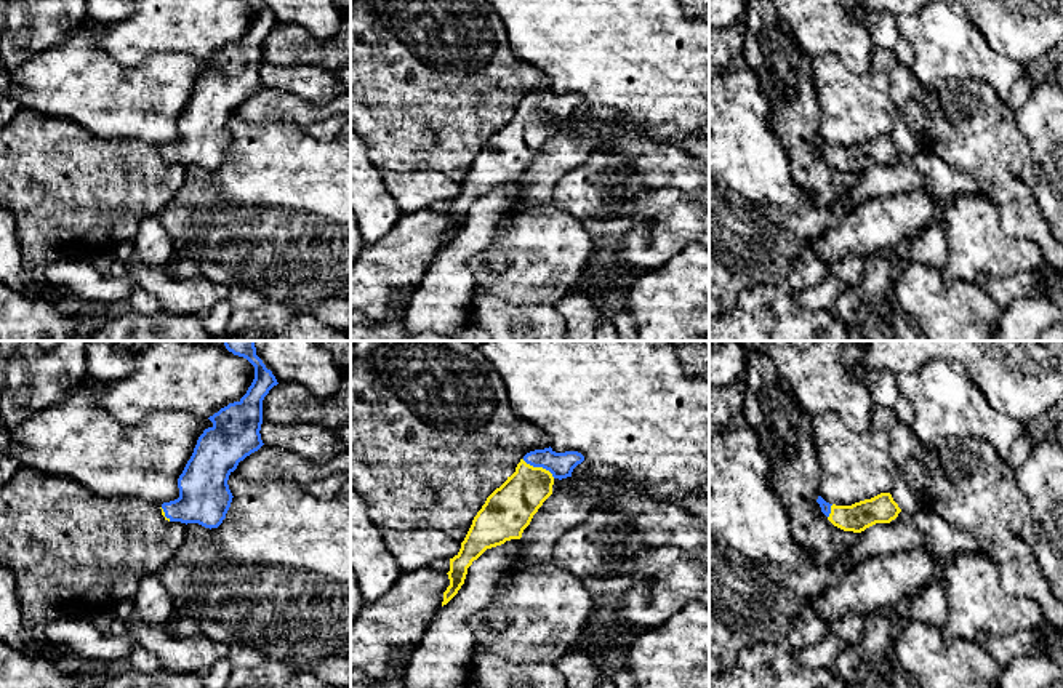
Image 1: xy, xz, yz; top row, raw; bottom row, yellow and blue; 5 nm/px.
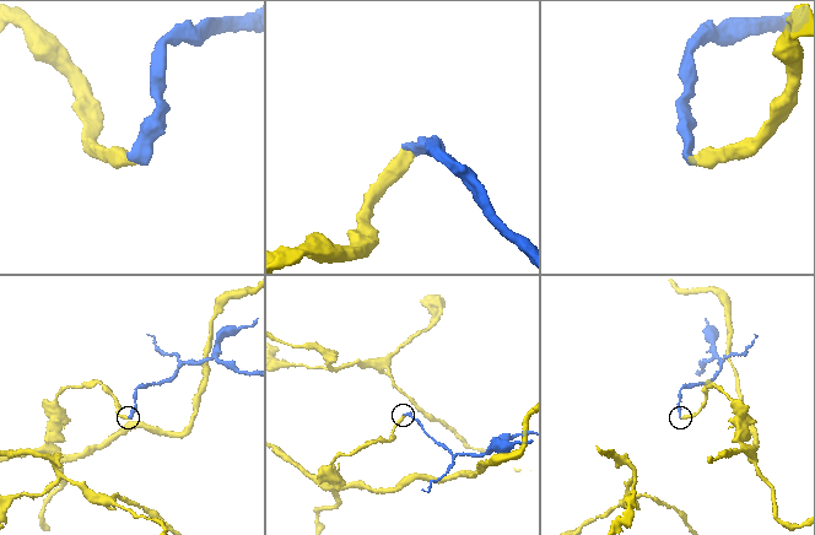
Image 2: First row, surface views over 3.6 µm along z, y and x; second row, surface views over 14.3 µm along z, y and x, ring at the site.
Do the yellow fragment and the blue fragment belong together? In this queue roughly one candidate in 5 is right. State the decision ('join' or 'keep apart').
join

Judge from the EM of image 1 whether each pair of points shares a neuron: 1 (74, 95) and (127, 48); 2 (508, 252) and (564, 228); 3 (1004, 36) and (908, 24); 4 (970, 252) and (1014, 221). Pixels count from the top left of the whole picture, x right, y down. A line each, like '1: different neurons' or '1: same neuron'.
1: different neurons
2: same neuron
3: different neurons
4: different neurons

